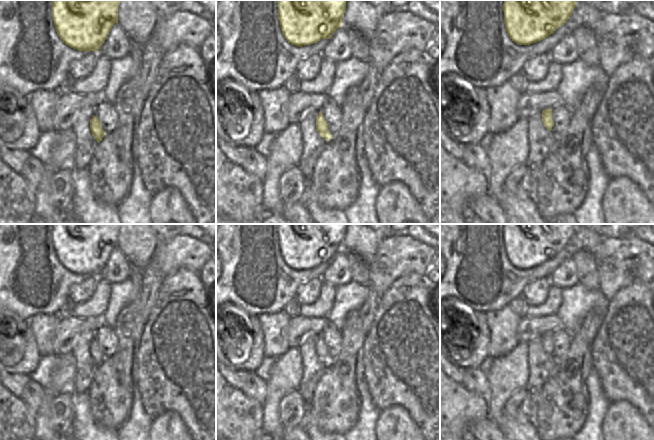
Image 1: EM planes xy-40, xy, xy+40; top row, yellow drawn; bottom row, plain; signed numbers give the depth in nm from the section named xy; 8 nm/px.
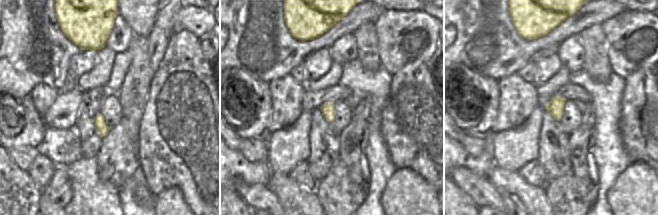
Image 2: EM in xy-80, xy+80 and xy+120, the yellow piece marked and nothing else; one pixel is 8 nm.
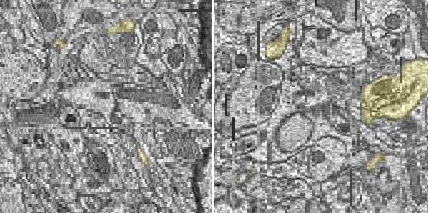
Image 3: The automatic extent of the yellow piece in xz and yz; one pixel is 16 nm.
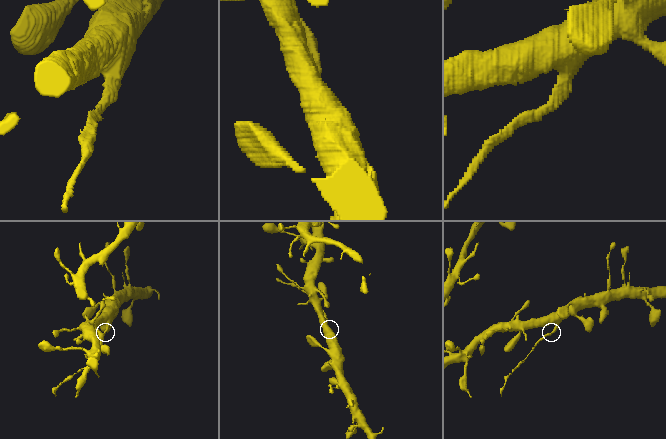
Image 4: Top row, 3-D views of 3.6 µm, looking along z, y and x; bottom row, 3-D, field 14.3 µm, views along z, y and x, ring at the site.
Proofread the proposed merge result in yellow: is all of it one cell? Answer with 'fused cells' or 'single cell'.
fused cells

